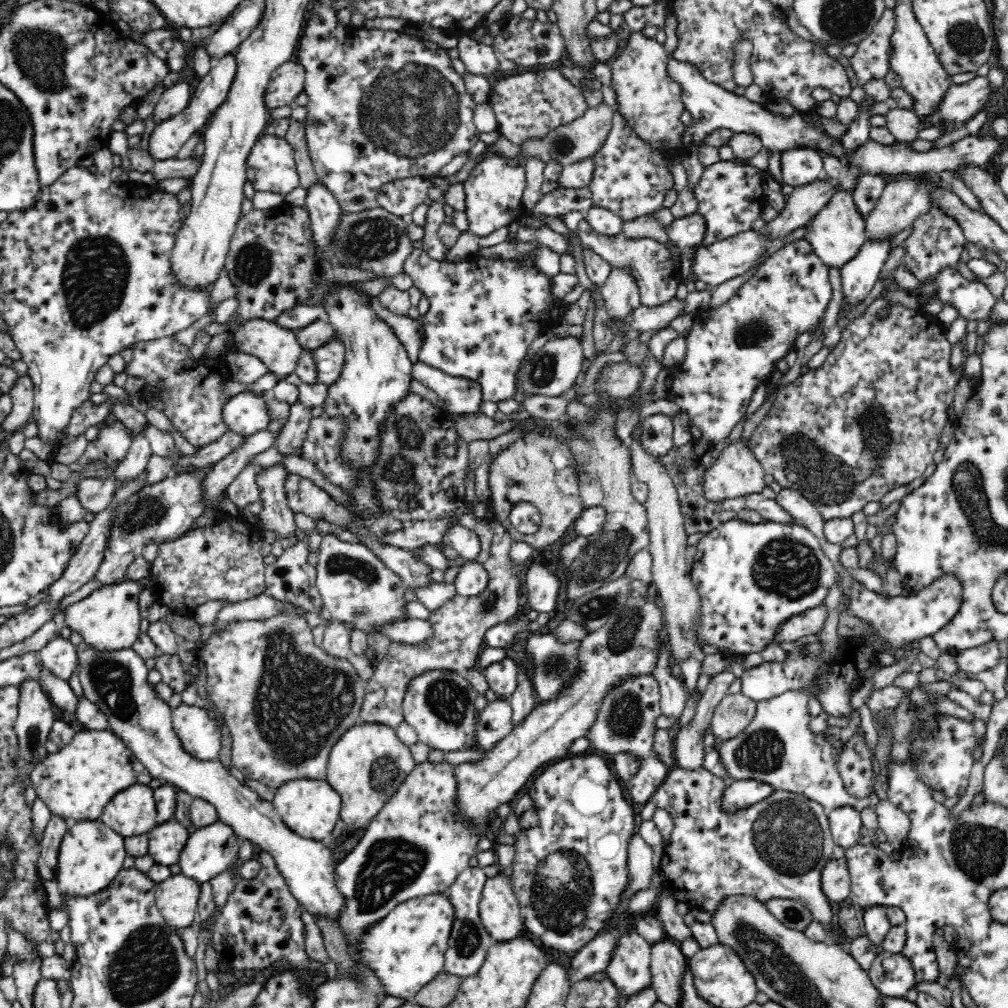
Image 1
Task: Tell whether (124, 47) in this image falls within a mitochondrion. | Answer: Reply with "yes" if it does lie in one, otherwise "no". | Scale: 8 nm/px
no

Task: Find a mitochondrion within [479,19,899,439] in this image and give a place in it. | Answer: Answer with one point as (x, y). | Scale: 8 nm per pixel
(757, 328)

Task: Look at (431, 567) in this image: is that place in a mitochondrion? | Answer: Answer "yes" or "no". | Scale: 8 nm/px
no

